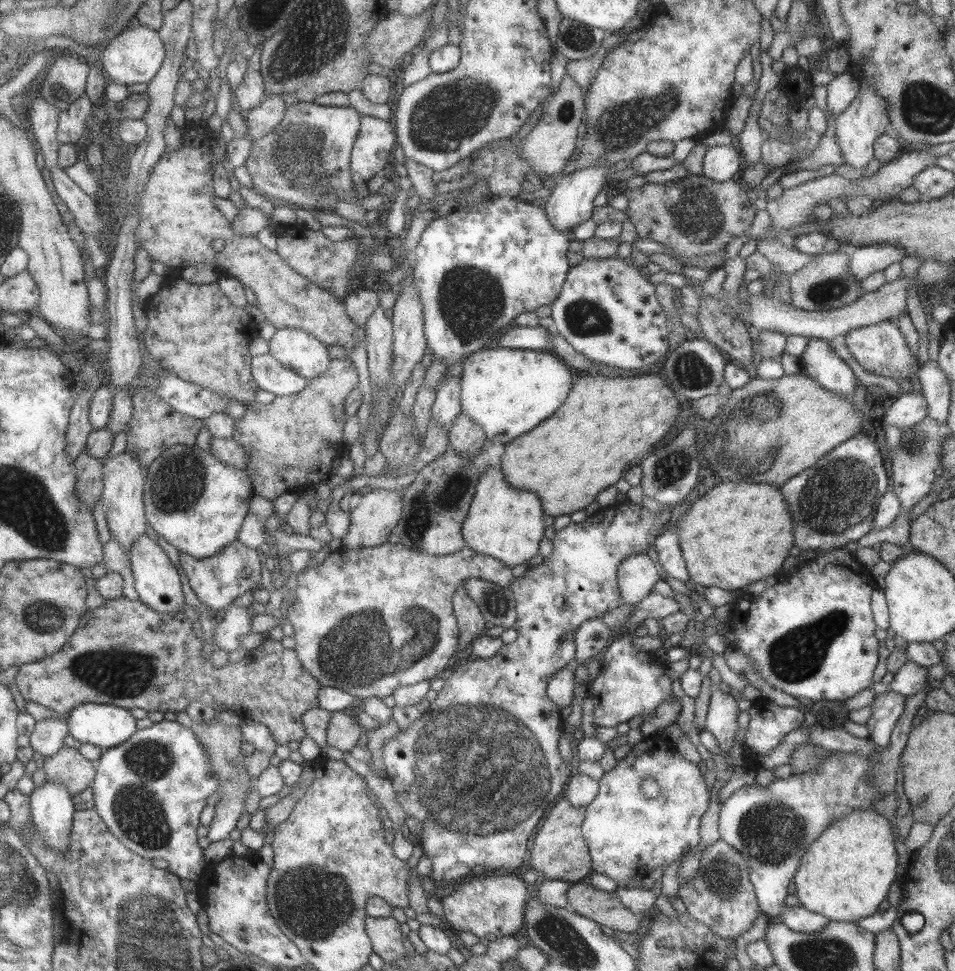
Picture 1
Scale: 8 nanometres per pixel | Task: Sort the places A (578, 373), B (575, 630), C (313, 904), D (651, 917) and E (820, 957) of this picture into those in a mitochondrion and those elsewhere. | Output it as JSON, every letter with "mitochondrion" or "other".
{"A":"other","B":"other","C":"mitochondrion","D":"other","E":"mitochondrion"}

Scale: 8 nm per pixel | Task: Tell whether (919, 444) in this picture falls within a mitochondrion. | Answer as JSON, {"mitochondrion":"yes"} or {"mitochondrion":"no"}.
{"mitochondrion":"yes"}

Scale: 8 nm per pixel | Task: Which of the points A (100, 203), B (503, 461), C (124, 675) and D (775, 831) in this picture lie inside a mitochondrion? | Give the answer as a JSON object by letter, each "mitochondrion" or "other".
{"A":"other","B":"other","C":"mitochondrion","D":"mitochondrion"}

